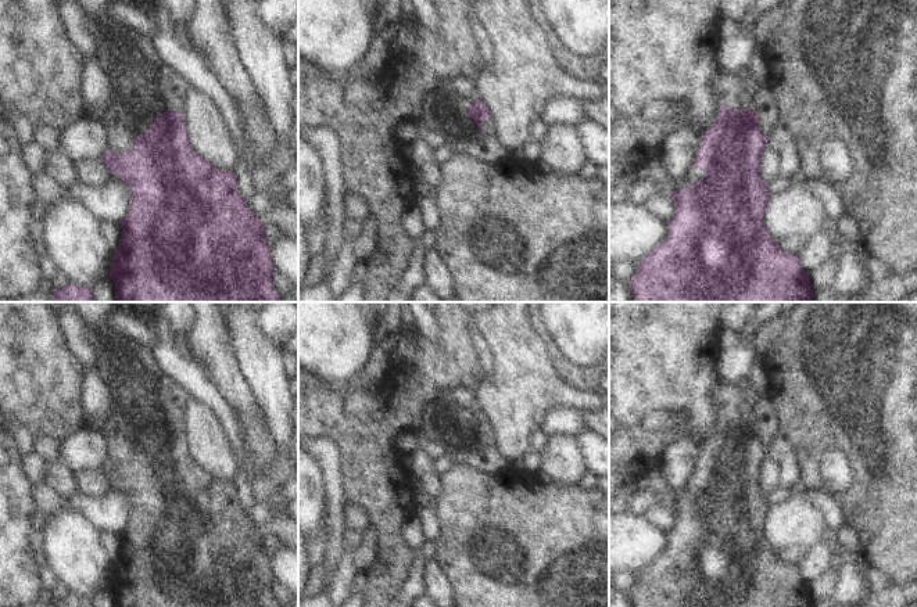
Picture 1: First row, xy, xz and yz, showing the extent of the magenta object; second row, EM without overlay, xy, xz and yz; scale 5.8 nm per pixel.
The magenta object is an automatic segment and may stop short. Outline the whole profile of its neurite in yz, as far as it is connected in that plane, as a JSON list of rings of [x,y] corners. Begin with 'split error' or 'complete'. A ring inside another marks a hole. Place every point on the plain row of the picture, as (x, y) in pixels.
split error | [[[749,380],[738,384],[721,381],[716,399],[721,406],[717,431],[703,443],[695,467],[696,478],[705,481],[703,489],[684,500],[671,500],[676,525],[669,531],[669,546],[656,556],[638,575],[628,592],[633,607],[813,607],[809,585],[798,567],[785,564],[780,552],[766,538],[764,522],[770,504],[759,477],[767,449],[757,437],[755,421],[756,402],[762,392]]]

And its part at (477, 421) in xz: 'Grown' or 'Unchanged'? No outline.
Grown

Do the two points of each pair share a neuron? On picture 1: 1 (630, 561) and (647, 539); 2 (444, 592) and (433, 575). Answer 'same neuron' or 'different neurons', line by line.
1: same neuron
2: same neuron

